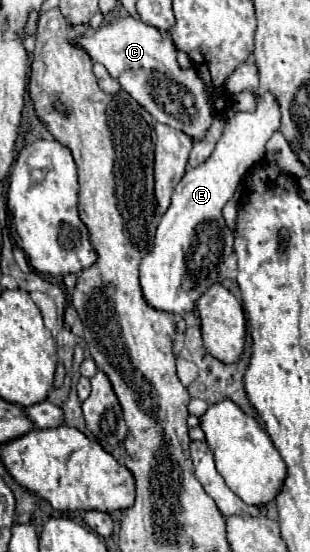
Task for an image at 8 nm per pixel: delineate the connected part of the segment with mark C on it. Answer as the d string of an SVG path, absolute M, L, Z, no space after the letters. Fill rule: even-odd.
M123 16L123 18L115 18L109 24L99 26L95 32L89 34L81 34L73 40L73 44L81 50L85 50L93 62L99 62L107 68L107 72L121 84L121 88L131 94L157 122L167 124L171 128L177 128L185 134L189 134L193 140L201 140L207 132L207 128L211 126L215 112L211 110L211 106L207 104L207 92L205 86L199 78L199 74L191 68L191 70L181 70L177 64L177 48L173 44L173 40L169 36L161 36L159 30L155 26L143 24L139 18L133 16Z

